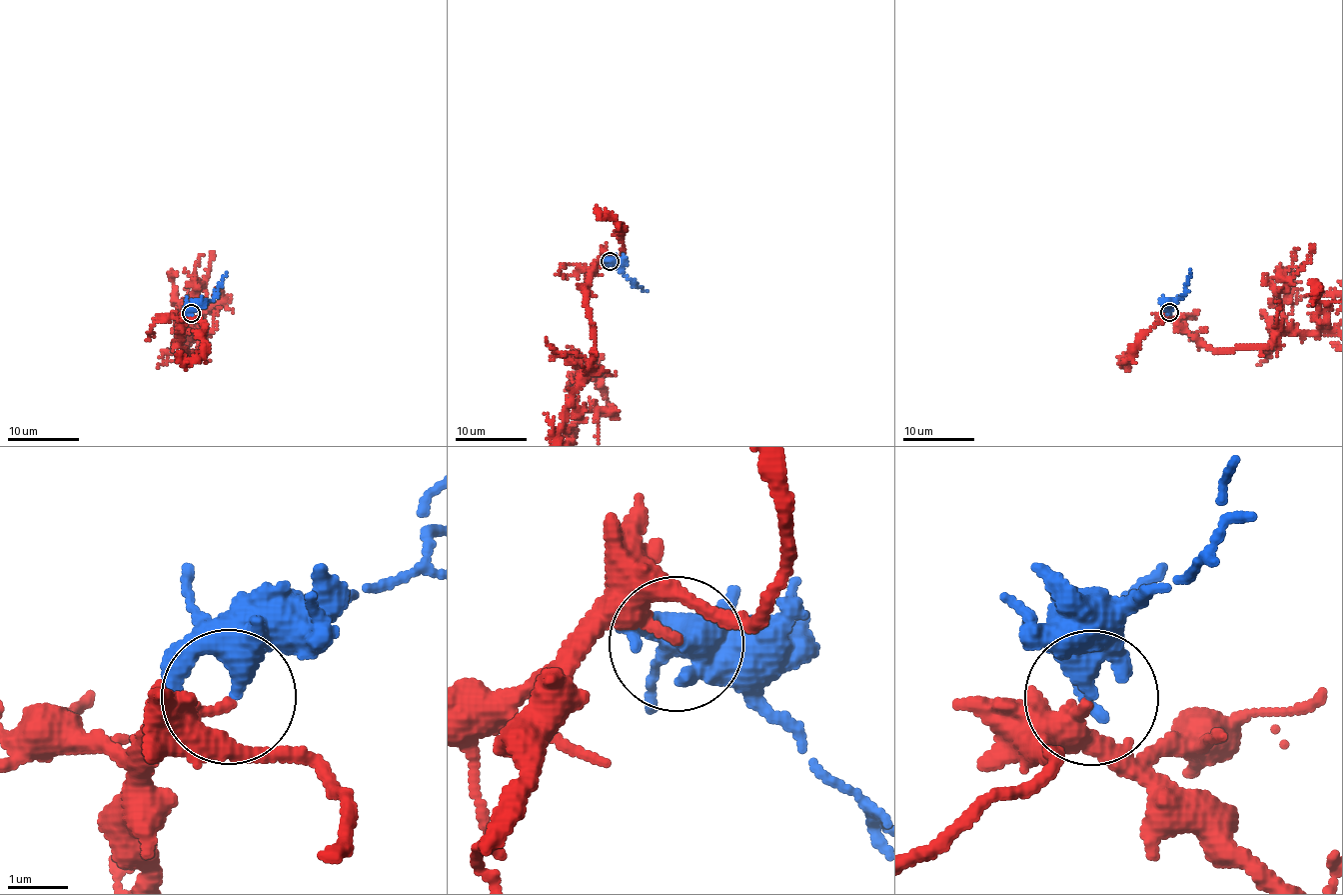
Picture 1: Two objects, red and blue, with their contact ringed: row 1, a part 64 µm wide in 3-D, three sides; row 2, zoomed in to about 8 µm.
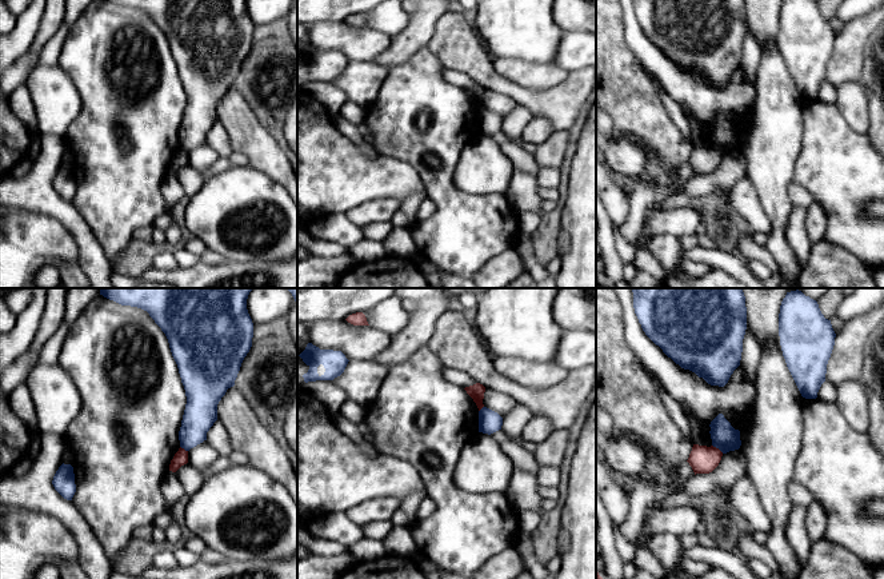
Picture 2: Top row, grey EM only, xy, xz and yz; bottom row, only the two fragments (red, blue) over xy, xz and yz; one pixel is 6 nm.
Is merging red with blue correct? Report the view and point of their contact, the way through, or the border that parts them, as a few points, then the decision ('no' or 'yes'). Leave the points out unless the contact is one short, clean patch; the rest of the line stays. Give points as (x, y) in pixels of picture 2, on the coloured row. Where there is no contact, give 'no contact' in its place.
meets red in yz at (718, 448); border along yz (712, 444), (723, 452); no

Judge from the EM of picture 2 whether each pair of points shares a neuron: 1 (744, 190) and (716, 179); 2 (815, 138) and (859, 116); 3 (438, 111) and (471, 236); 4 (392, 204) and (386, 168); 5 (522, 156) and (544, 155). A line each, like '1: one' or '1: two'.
1: two
2: two
3: one
4: two
5: two

